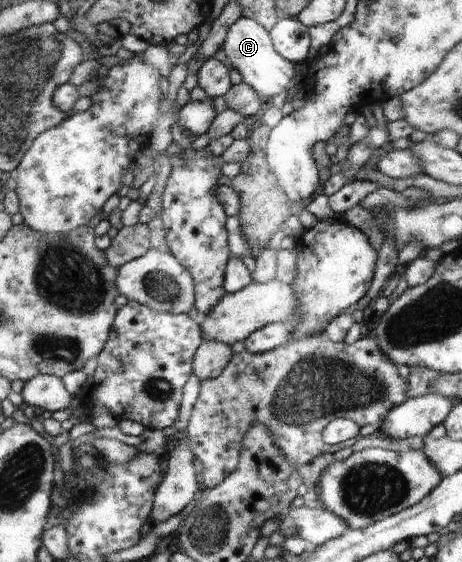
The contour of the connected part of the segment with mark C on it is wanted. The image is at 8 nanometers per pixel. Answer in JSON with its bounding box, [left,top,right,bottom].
[222,16,297,97]

